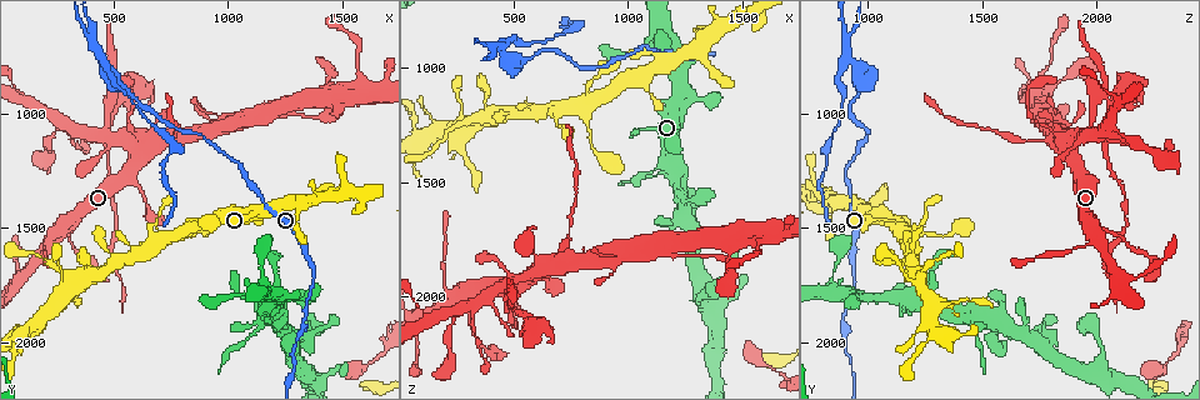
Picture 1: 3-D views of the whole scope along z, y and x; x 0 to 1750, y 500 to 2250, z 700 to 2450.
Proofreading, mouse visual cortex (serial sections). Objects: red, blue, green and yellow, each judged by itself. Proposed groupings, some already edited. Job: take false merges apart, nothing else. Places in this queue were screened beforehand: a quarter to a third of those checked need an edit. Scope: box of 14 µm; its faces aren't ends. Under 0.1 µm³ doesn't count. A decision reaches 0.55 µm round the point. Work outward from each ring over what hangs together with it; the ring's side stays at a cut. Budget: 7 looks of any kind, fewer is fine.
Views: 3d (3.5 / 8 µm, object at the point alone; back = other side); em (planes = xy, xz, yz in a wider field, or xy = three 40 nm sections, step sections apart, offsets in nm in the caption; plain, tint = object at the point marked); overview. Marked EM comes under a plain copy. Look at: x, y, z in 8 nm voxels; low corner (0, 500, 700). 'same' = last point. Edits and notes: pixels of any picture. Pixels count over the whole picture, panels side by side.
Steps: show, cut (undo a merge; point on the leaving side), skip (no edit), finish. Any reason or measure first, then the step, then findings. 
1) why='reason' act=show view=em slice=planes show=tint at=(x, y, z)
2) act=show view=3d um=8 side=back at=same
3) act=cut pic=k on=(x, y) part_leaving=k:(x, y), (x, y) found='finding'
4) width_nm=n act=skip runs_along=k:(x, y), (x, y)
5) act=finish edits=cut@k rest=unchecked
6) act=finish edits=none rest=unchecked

why='three arms meet' act=show view=3d um=3.5 at=(460, 770, 930)

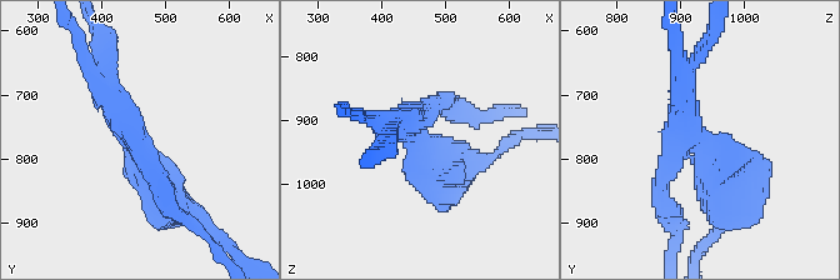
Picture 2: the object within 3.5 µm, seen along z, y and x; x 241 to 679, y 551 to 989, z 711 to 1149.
arms=3 arm_widths_nm=250,300,450 act=show view=em slice=xy step=3 show=tint at=(450, 780, 920)

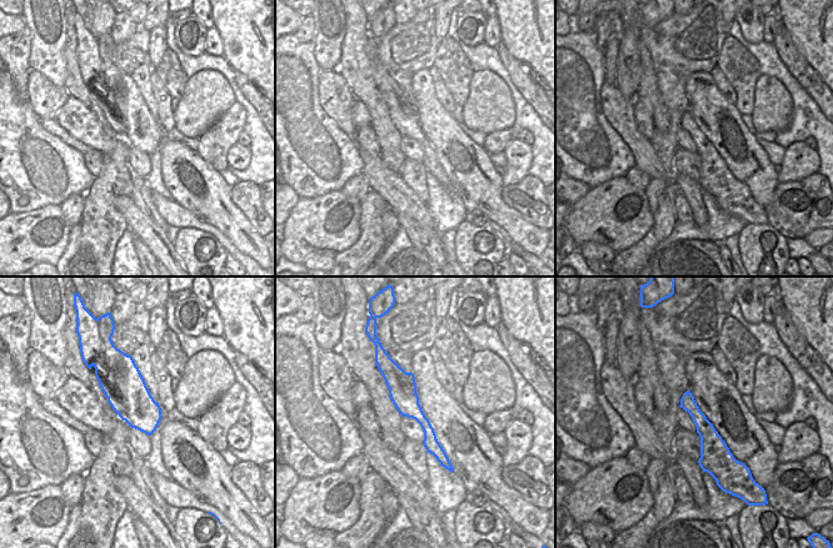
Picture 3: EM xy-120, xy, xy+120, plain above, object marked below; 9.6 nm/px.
act=cut pic=2 on=(390, 153) part_leaving=2:(415, 129), (441, 100), (480, 115) found='two cells meet here'

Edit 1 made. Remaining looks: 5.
act=show view=3d um=3.5 at=(500, 950, 2060)

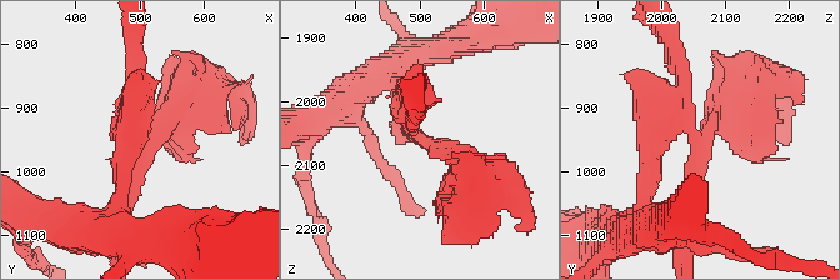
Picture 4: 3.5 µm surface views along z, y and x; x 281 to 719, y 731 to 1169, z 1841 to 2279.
arms=3 arm_widths_nm=150,300,300 act=show view=em slice=xy step=3 show=tint at=(500, 950, 2055)

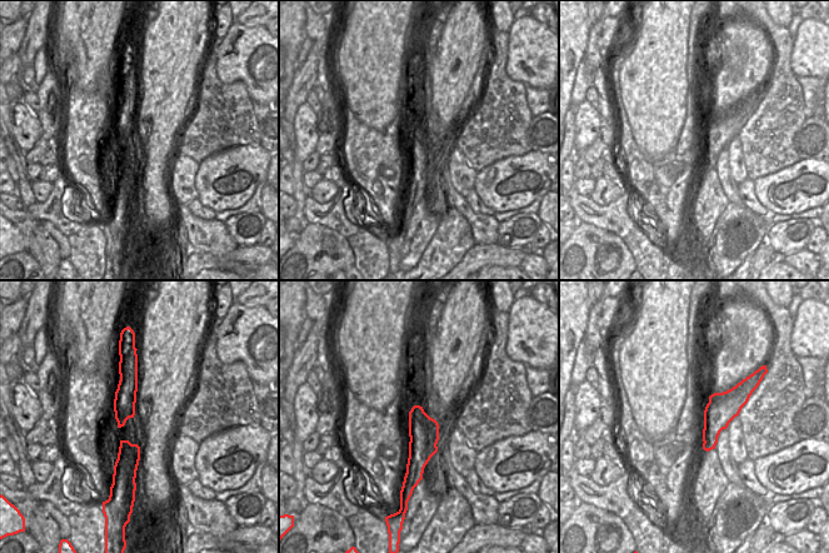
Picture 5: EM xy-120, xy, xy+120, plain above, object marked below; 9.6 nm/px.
act=cut pic=4 on=(168, 125) part_leaving=4:(409, 121), (463, 160), (463, 180) found='a second cell is stuck on'

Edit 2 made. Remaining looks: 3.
act=finish edits=cut@2,cut@4 rest=unchecked

